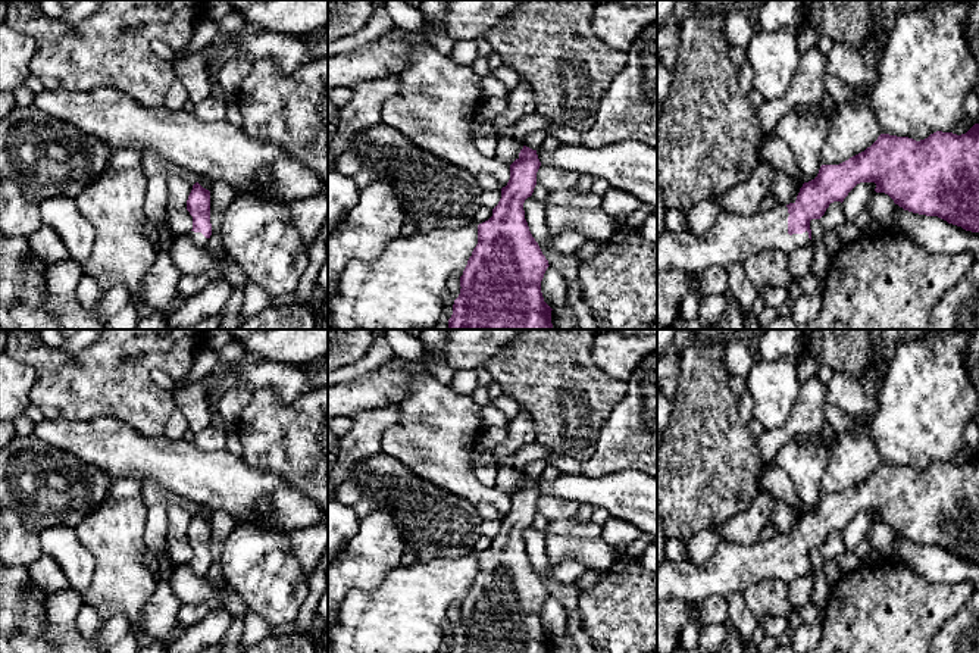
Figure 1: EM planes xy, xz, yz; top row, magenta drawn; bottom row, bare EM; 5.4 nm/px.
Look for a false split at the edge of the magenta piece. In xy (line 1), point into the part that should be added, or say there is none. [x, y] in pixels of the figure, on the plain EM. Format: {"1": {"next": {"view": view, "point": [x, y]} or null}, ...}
{"1": {"next": {"view": "xy", "point": [197, 568]}}}

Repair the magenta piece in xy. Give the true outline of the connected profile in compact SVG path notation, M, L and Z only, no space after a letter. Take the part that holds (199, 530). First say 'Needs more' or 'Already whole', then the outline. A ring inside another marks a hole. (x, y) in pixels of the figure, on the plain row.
Needs more. M196 512L187 529L187 540L193 546L193 559L188 566L196 575L204 577L212 565L210 521Z

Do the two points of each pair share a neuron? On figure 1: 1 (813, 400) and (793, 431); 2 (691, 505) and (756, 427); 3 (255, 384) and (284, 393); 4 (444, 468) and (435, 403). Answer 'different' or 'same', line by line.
1: same
2: different
3: same
4: same

